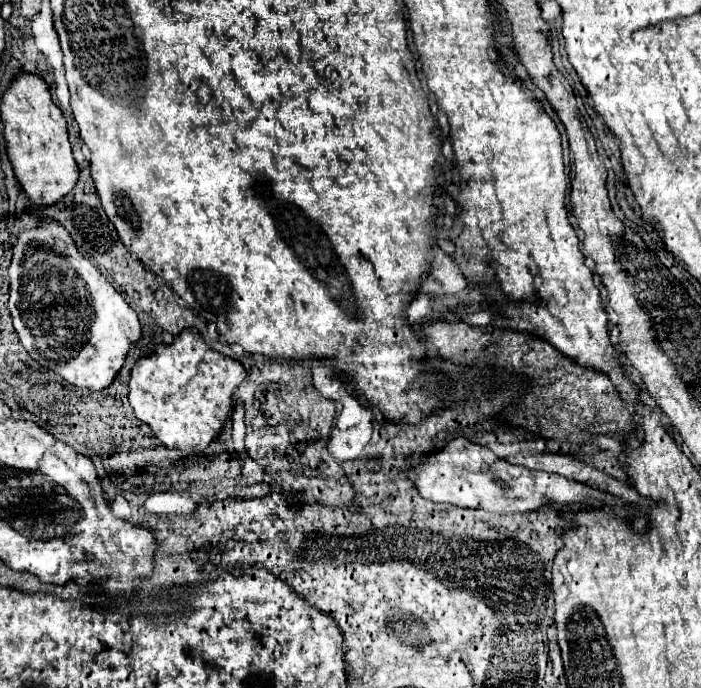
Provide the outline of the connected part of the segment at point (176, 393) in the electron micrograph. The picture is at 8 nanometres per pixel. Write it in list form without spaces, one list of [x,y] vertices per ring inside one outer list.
[[[186,328],[178,336],[174,336],[170,344],[156,344],[150,354],[136,360],[128,384],[130,386],[128,400],[134,408],[136,418],[146,422],[164,446],[190,454],[200,454],[212,442],[212,438],[222,430],[224,420],[230,416],[232,410],[234,390],[244,378],[246,370],[240,360],[228,358],[218,350],[214,350],[212,346],[208,346],[196,328]]]

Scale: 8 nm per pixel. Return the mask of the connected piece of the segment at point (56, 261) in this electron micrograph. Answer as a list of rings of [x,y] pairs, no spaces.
[[[44,216],[36,228],[22,230],[12,248],[12,262],[8,268],[10,276],[10,314],[14,330],[20,336],[20,344],[28,354],[44,368],[54,370],[66,382],[78,388],[102,390],[118,374],[132,342],[140,338],[140,322],[128,302],[114,290],[114,286],[94,268],[76,248],[68,230]]]

